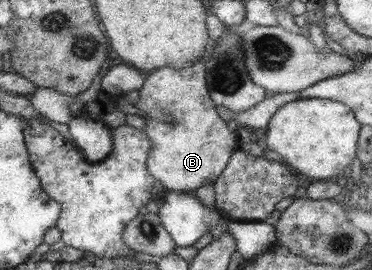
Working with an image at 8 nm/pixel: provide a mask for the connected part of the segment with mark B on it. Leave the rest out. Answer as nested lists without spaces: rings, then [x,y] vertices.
[[[203,57],[188,68],[156,69],[139,91],[140,98],[134,105],[143,112],[141,117],[146,119],[146,125],[142,131],[149,135],[150,143],[153,144],[149,152],[149,174],[165,185],[167,190],[174,192],[195,192],[200,186],[217,183],[233,154],[240,149],[236,134],[228,130],[226,122],[216,112],[215,102],[210,100],[206,58]]]

